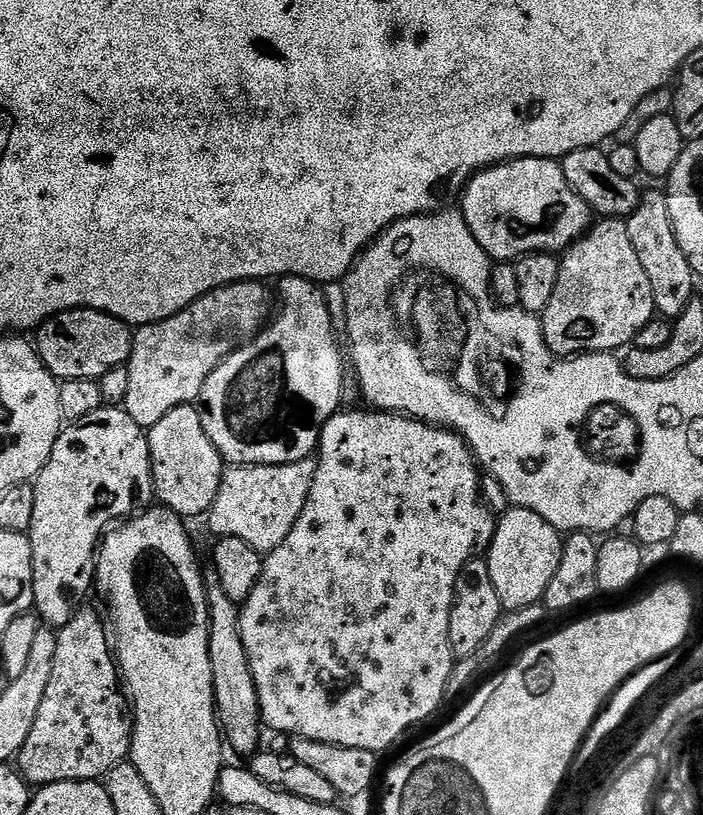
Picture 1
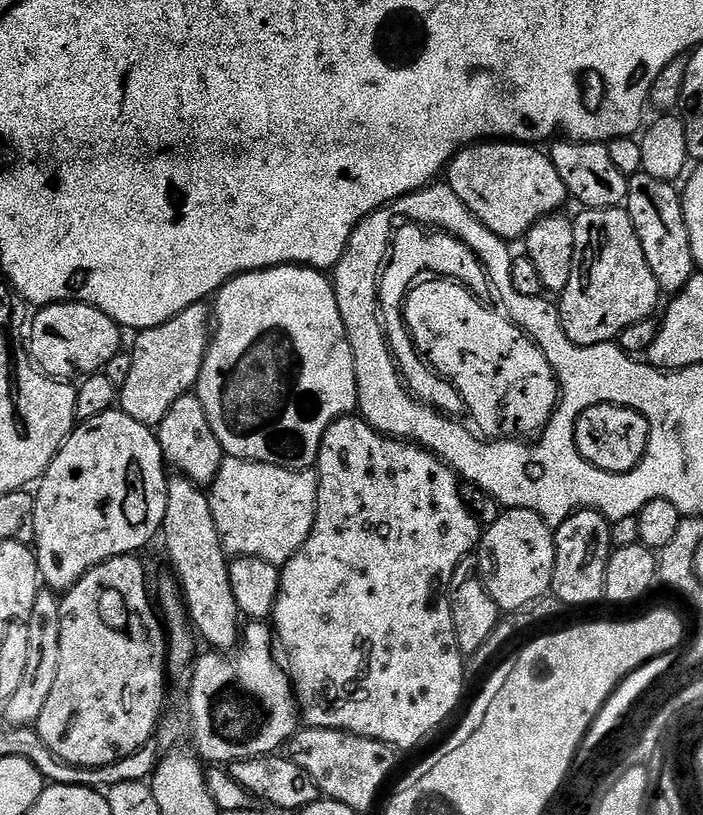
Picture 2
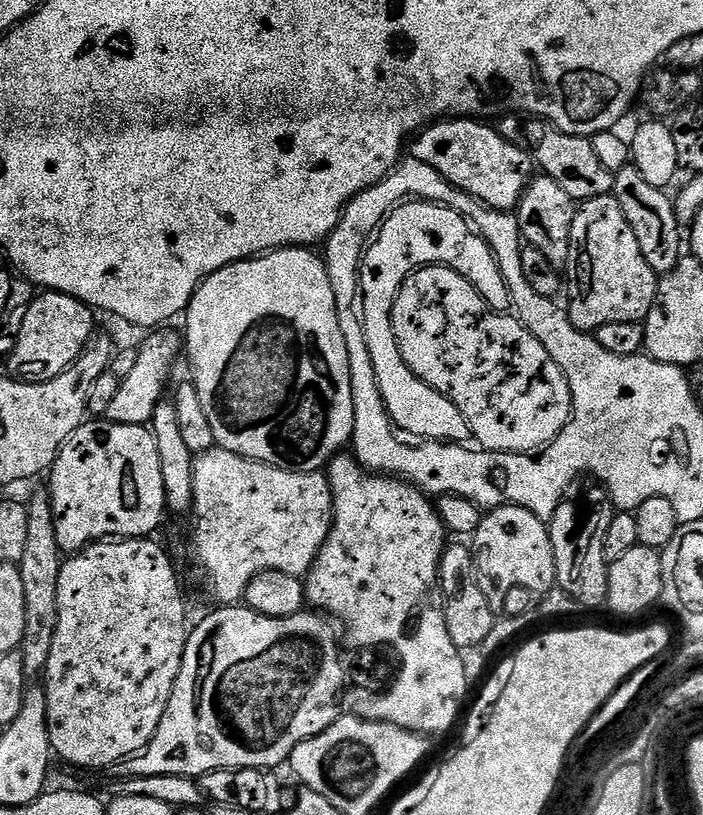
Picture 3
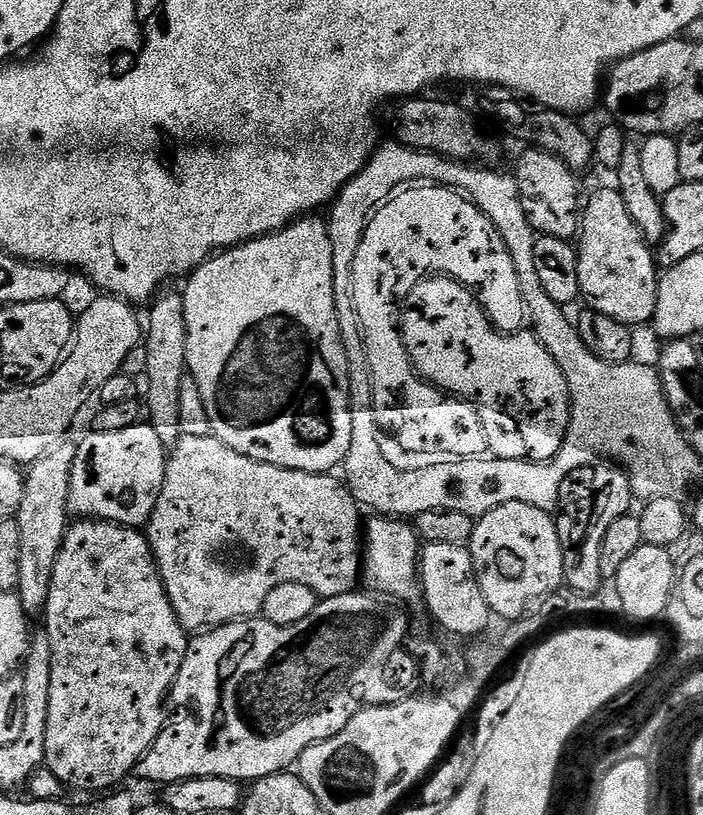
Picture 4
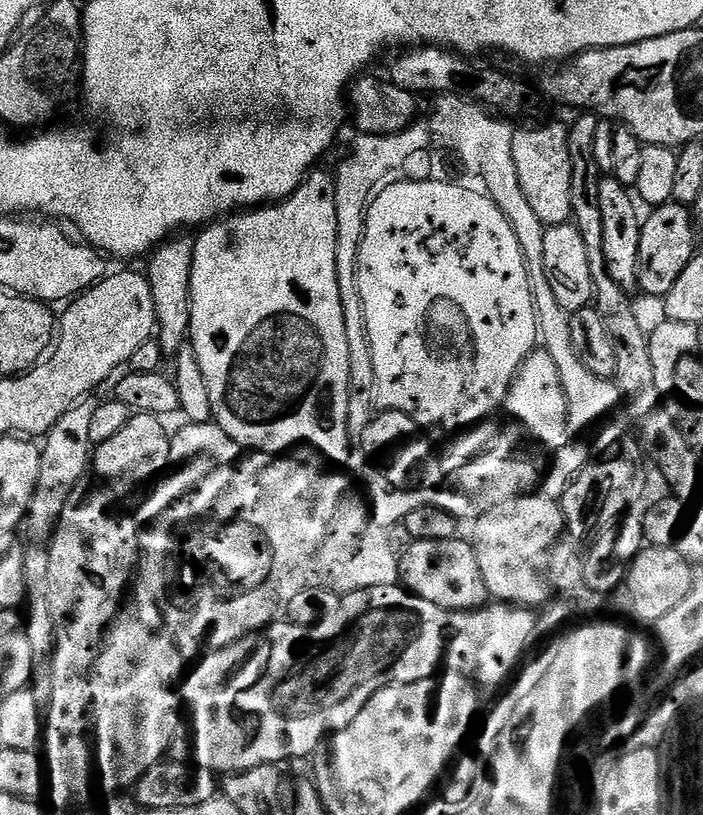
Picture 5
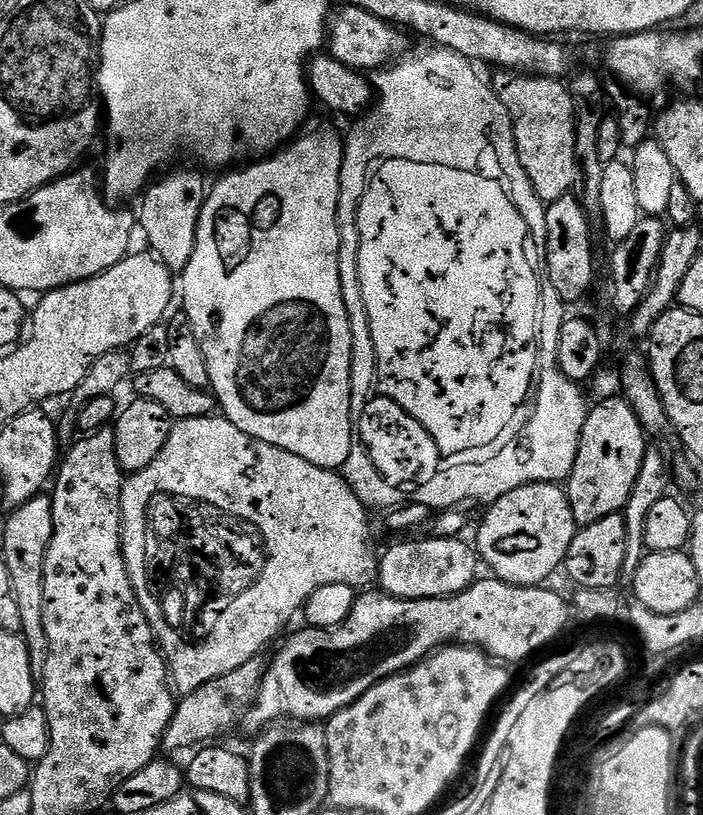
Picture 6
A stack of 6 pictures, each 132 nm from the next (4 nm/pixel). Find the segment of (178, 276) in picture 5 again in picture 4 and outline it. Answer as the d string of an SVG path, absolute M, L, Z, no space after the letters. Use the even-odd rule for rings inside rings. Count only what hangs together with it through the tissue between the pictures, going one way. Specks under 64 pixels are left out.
M164 290L151 301L152 309L146 316L146 335L142 343L146 350L146 381L148 380L148 416L147 423L162 438L165 449L175 448L181 438L182 422L179 408L182 395L182 382L188 372L186 358L186 310L184 297L179 291Z

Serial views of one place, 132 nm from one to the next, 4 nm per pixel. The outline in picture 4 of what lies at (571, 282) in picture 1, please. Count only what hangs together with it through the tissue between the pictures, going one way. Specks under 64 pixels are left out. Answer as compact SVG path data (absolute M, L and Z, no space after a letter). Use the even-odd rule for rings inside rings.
M615 187L598 189L589 200L587 197L583 205L578 233L578 282L580 295L585 301L588 299L587 307L591 311L606 314L609 318L629 326L647 325L651 321L658 302L660 285L658 260L638 230L634 218L630 218L630 210L626 210L626 202L622 202L622 194Z

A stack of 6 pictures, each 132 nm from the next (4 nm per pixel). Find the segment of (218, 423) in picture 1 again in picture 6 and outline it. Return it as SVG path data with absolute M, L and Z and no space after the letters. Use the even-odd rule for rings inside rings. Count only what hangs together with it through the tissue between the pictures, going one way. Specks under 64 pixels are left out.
M305 131L305 132L304 132L304 133L303 133L303 134L300 134L300 135L297 135L297 136L296 136L296 137L295 137L295 139L293 139L293 140L292 140L292 141L291 141L291 143L289 143L289 144L288 144L288 145L287 145L287 146L285 146L285 147L283 147L283 148L281 148L281 149L279 149L279 151L277 151L277 152L276 152L276 153L275 153L275 155L273 155L273 156L272 156L272 157L271 157L271 158L260 158L260 159L257 159L257 160L256 160L256 161L255 161L255 162L252 162L252 165L250 165L250 166L249 166L249 168L240 168L240 167L237 167L237 168L236 168L236 169L235 169L235 170L232 170L232 171L236 171L236 170L237 170L237 172L232 172L232 171L229 171L229 172L228 172L228 173L227 173L227 174L224 174L224 175L228 175L228 174L229 174L229 176L224 176L224 177L222 177L222 178L221 178L221 180L220 180L220 181L218 181L218 182L217 182L217 184L216 184L216 185L214 185L214 186L213 186L213 188L212 188L212 185L211 185L211 188L210 188L210 191L209 191L209 192L208 192L208 193L207 193L207 195L205 195L205 198L204 198L204 205L203 205L203 206L202 206L202 210L201 210L201 211L200 211L200 221L199 221L199 222L198 222L198 238L197 238L197 239L196 239L196 245L195 245L195 246L194 246L194 258L190 258L190 262L189 262L189 263L188 263L188 265L187 265L187 266L186 266L186 270L185 270L185 271L184 271L184 273L183 273L183 274L182 274L182 275L181 275L181 276L180 276L180 277L179 277L179 280L178 280L178 284L179 284L179 287L180 287L180 284L181 284L181 286L182 286L182 287L184 287L184 308L182 308L182 312L183 312L183 315L185 315L185 316L187 316L187 317L188 317L188 321L189 321L189 322L190 322L190 326L191 326L191 327L192 327L192 329L193 329L193 330L194 330L194 338L198 338L198 346L202 346L202 354L203 354L203 355L204 355L204 357L205 357L205 358L206 358L206 370L210 370L210 382L211 382L211 383L212 383L212 387L211 387L211 389L210 389L210 391L211 391L211 393L212 393L212 395L213 395L213 396L215 396L215 398L216 398L216 403L217 403L217 405L218 405L218 408L219 408L219 411L220 411L220 412L221 412L221 413L222 413L222 415L223 415L223 417L224 417L224 419L225 419L225 420L228 420L228 421L229 421L229 422L230 422L230 423L232 423L232 424L233 424L233 425L234 425L234 426L238 426L238 430L242 430L242 434L250 434L250 438L258 438L258 439L259 439L259 440L261 440L261 441L262 441L262 442L266 442L266 443L267 443L267 444L269 444L269 445L270 445L270 446L278 446L278 447L279 447L279 448L281 448L281 449L282 449L282 450L286 450L286 451L287 451L287 452L289 452L289 453L290 453L290 454L298 454L298 458L306 458L306 462L310 462L310 463L311 463L311 464L313 464L313 465L314 465L314 466L318 466L318 467L319 467L319 468L331 468L331 469L333 469L333 470L340 470L340 469L343 469L343 467L344 467L344 463L345 463L345 462L346 462L346 458L350 458L350 450L351 450L351 449L352 449L352 442L353 442L353 439L354 439L354 417L353 417L353 414L352 414L352 327L351 327L351 326L350 326L350 318L349 318L349 317L348 317L348 311L347 311L347 310L346 310L346 302L345 302L345 301L344 301L344 299L343 299L343 298L342 298L342 278L341 278L341 277L340 277L340 223L339 223L339 222L338 222L338 206L339 206L339 205L340 205L340 175L341 175L341 174L342 174L342 162L343 162L343 161L344 161L344 140L343 140L343 139L341 139L341 137L339 137L339 138L338 138L338 137L336 137L336 136L335 136L335 134L334 134L334 133L332 133L332 132L308 132L308 133L307 133L307 132L308 132L308 131Z

